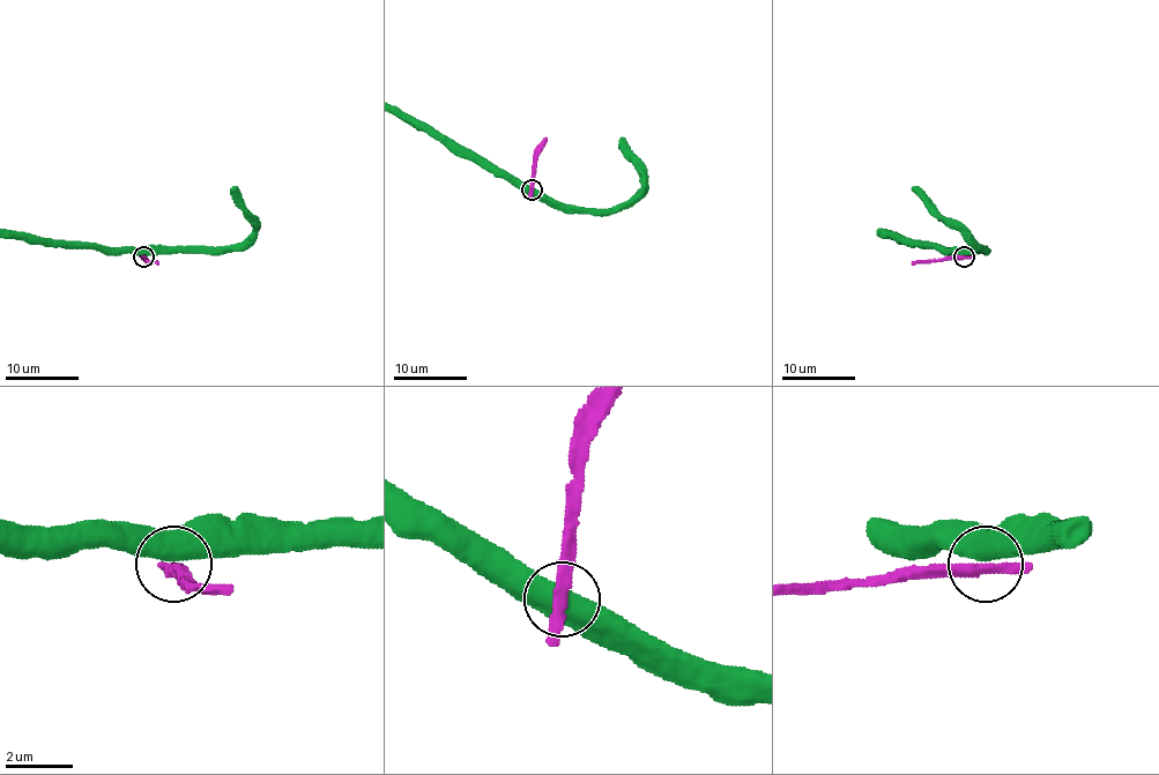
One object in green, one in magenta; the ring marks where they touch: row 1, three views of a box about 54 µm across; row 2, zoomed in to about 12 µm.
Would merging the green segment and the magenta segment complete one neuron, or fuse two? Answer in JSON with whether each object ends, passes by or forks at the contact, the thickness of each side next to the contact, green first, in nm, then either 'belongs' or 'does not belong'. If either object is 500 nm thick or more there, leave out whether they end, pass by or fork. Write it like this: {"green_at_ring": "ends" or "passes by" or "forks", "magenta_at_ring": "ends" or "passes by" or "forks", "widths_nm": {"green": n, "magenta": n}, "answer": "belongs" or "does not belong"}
{"widths_nm": {"green": 500, "magenta": 320}, "answer": "does not belong"}

